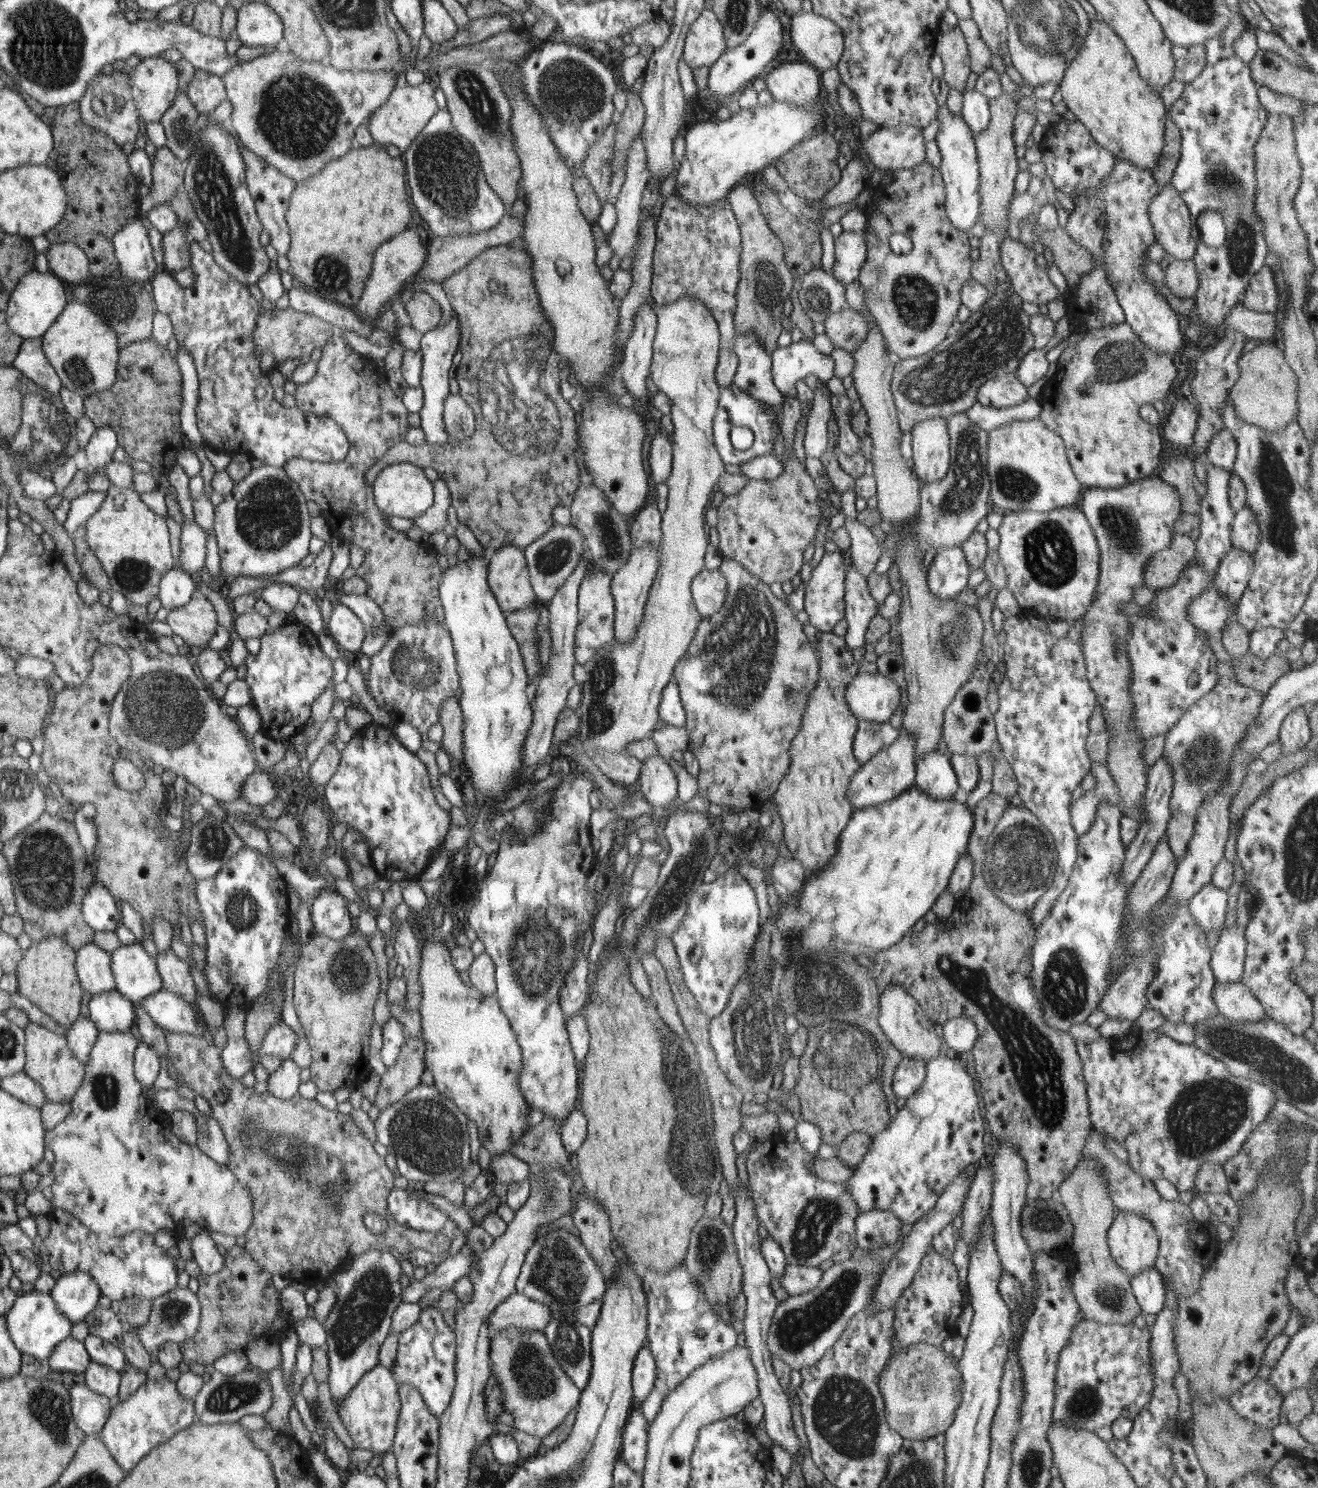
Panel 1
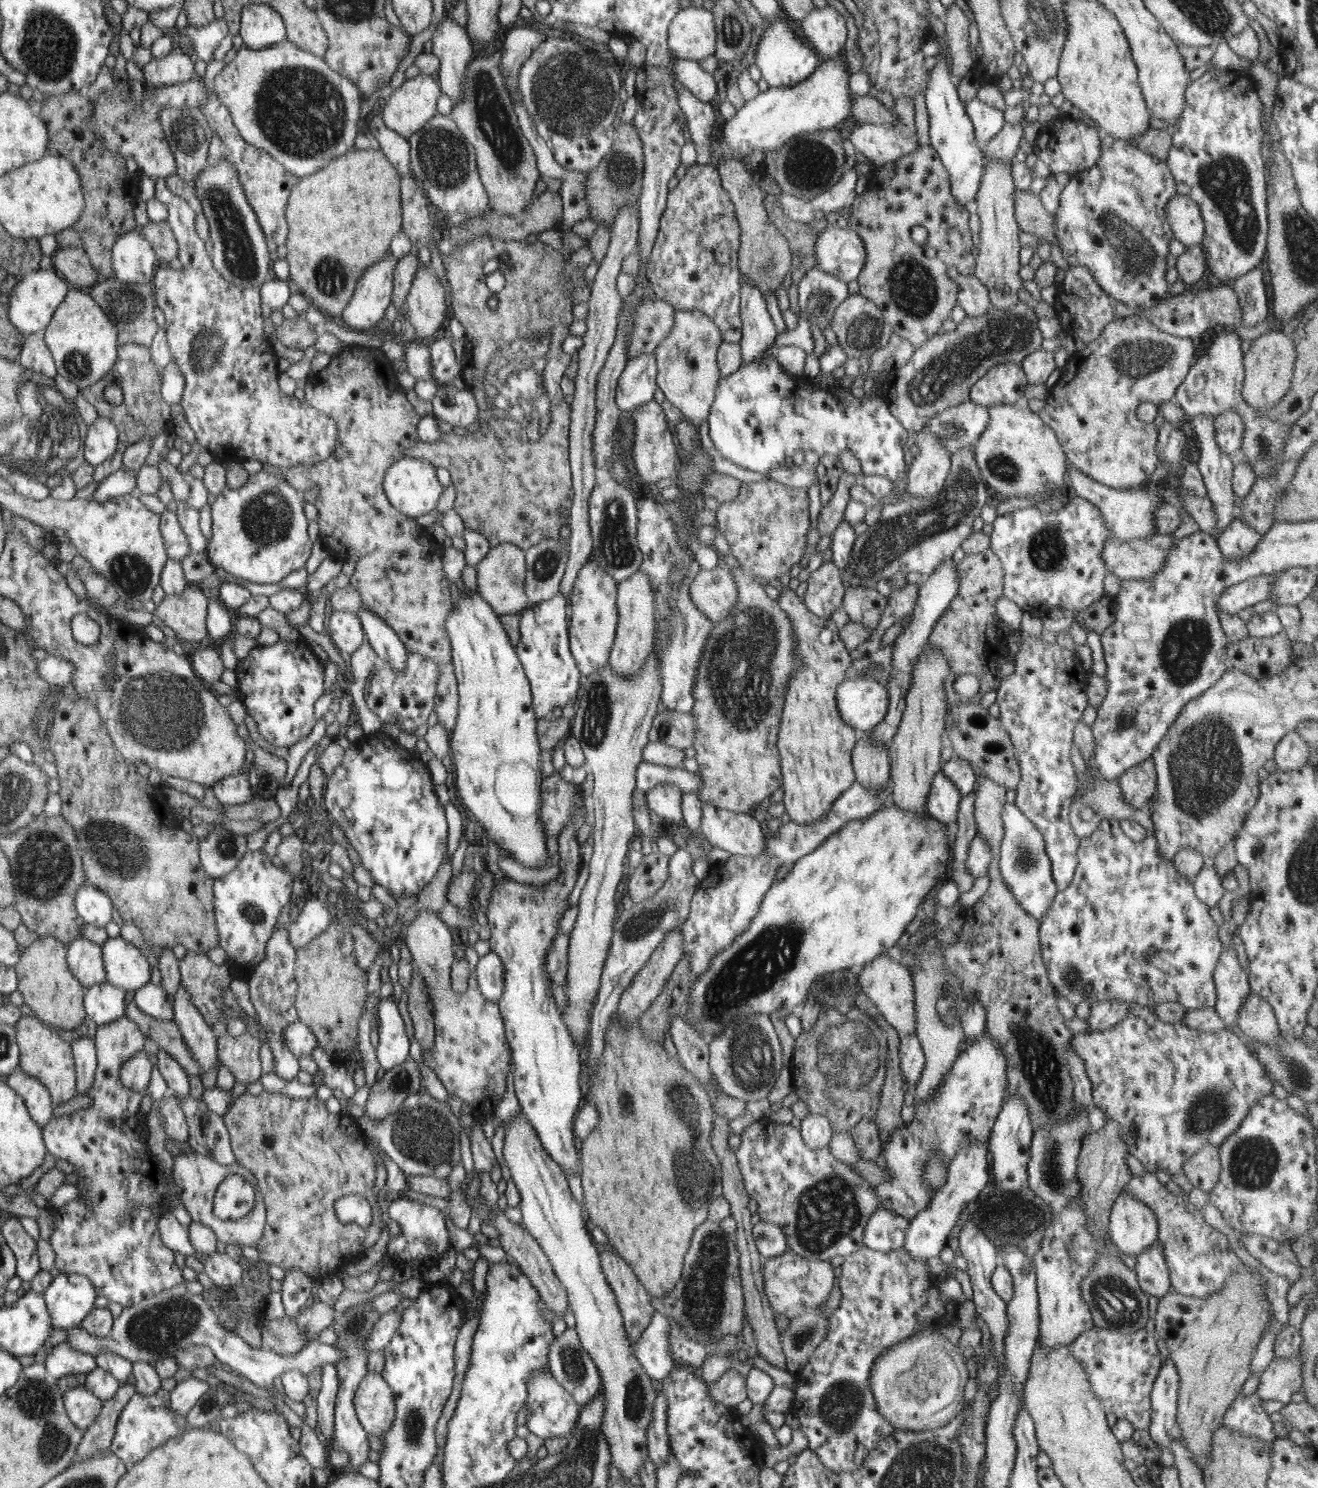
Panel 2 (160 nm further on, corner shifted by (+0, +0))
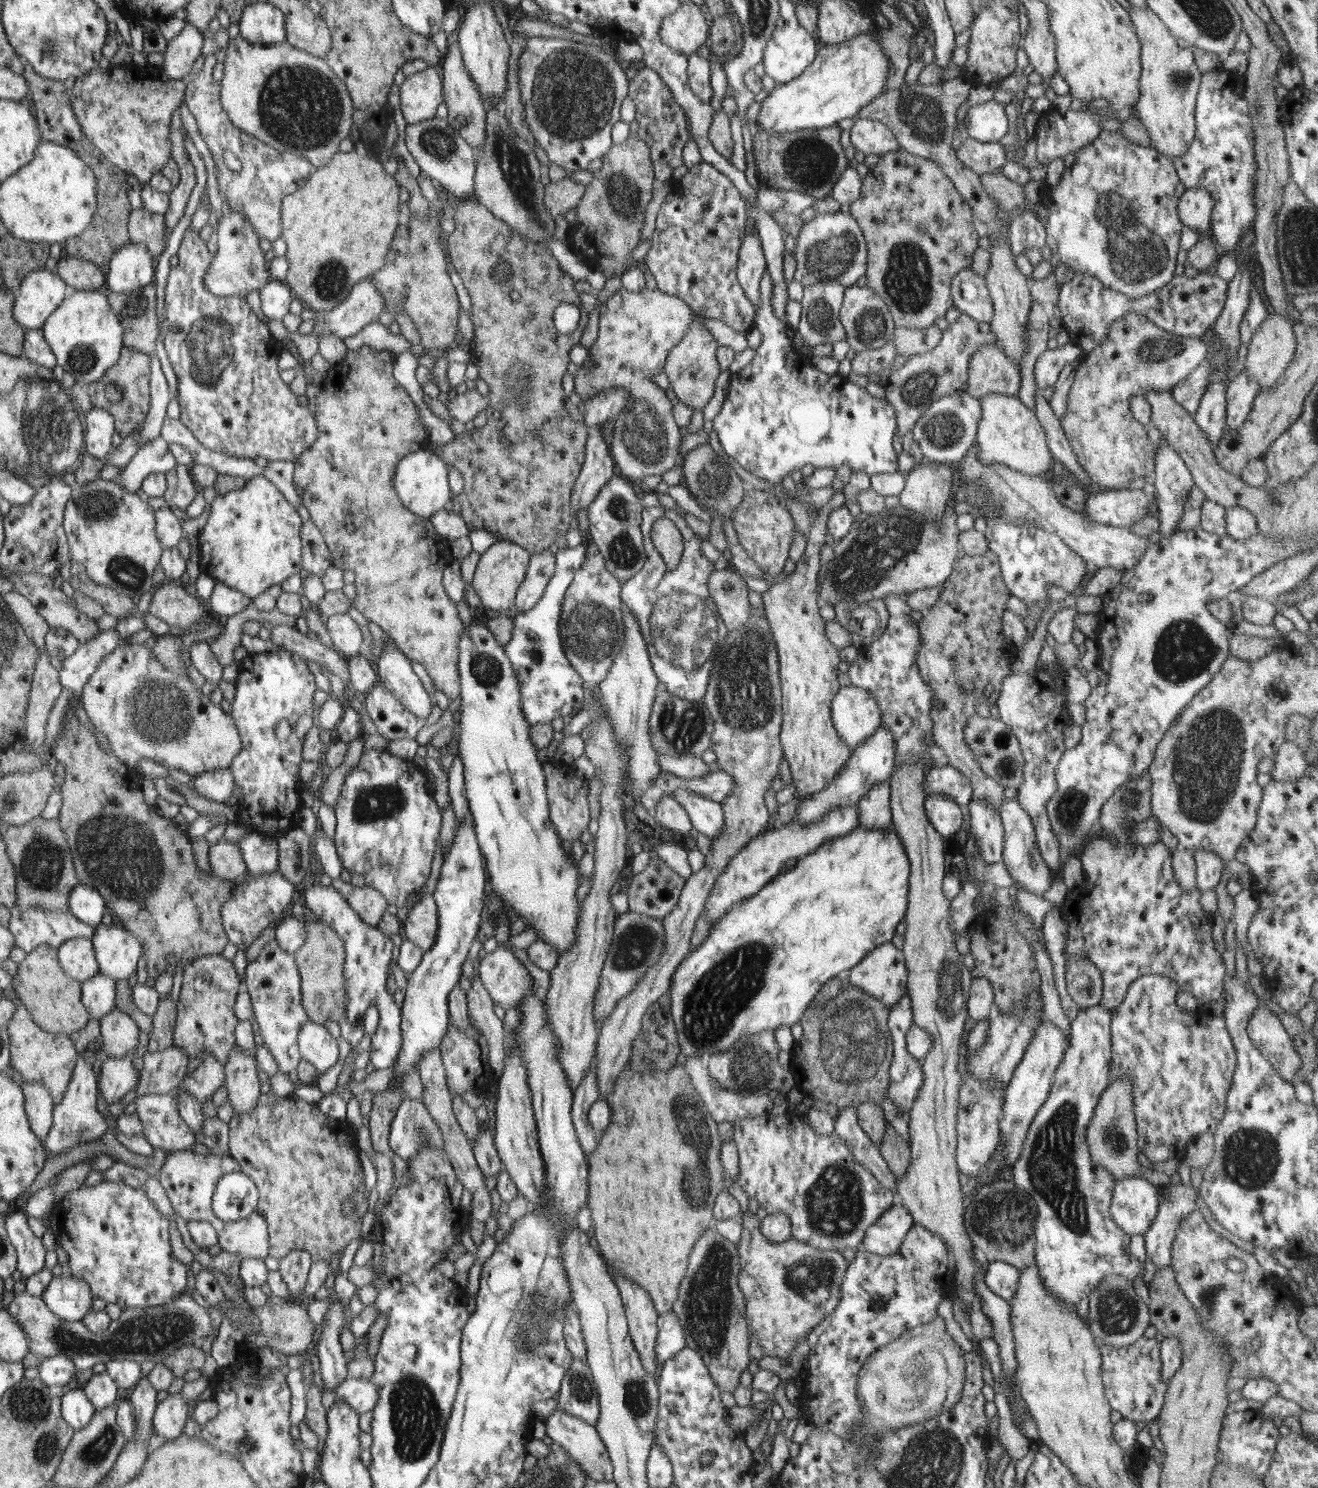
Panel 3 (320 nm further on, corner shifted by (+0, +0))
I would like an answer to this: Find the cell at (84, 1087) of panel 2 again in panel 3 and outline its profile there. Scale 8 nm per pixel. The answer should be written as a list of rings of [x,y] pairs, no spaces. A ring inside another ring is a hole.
[[[84,1052],[80,1053],[74,1072],[74,1078],[64,1093],[63,1099],[53,1108],[53,1126],[45,1138],[45,1146],[47,1146],[48,1154],[60,1154],[76,1144],[84,1143],[98,1139],[101,1135],[110,1131],[107,1120],[98,1111],[96,1102],[98,1098],[96,1093],[99,1088],[99,1081],[96,1080],[96,1072],[92,1069],[92,1065],[84,1059]]]

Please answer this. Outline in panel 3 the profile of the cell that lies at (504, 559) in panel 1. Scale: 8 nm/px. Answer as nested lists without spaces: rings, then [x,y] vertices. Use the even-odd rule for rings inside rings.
[[[498,540],[481,554],[471,584],[480,597],[483,608],[502,613],[510,613],[513,610],[516,593],[526,578],[528,560],[530,560],[530,551],[527,548],[504,540]]]

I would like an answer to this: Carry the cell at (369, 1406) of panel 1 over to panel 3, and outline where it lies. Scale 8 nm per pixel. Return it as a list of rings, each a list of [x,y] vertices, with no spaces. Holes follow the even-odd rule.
[[[349,1377],[340,1382],[340,1386],[336,1388],[336,1398],[342,1399],[342,1401],[347,1402],[356,1412],[374,1412],[375,1404],[379,1403],[380,1400],[380,1390],[376,1389],[371,1380],[362,1380]]]

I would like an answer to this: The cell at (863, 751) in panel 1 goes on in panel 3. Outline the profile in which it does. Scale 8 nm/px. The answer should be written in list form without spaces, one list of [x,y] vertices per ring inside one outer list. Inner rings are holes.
[[[889,781],[871,786],[856,804],[858,808],[857,821],[859,826],[877,827],[878,830],[887,828],[893,824],[891,815],[891,784]]]

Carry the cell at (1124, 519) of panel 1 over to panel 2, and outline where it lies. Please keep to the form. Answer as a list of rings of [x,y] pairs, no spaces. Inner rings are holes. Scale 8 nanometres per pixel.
[[[1068,460],[1066,476],[1070,494],[1084,498],[1100,509],[1107,527],[1111,530],[1109,537],[1119,541],[1131,541],[1155,534],[1155,512],[1164,503],[1163,488],[1160,485],[1149,485],[1146,490],[1139,487],[1121,490],[1109,488],[1096,482],[1081,470],[1075,469]]]

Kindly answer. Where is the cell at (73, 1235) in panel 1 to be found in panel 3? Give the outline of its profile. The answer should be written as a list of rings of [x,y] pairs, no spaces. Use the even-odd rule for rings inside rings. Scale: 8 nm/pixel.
[[[106,1180],[95,1186],[82,1184],[63,1196],[55,1208],[54,1216],[53,1231],[58,1244],[68,1254],[71,1276],[87,1280],[98,1300],[117,1304],[124,1312],[130,1308],[164,1306],[186,1290],[188,1272],[186,1266],[172,1256],[168,1218],[152,1204],[152,1200],[146,1196],[146,1190],[140,1186],[132,1187],[123,1182]]]

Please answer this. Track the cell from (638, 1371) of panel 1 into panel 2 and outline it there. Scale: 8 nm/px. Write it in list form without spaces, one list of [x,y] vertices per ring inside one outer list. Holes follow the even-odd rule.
[[[654,1312],[650,1320],[649,1328],[642,1333],[638,1343],[631,1344],[632,1352],[640,1366],[644,1368],[644,1374],[650,1376],[657,1385],[660,1384],[673,1369],[672,1352],[670,1352],[670,1340],[668,1340],[668,1317]]]

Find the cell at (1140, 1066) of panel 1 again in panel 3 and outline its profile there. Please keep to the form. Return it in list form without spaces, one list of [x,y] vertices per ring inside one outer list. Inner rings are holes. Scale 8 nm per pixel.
[[[1142,976],[1130,984],[1124,1000],[1111,1009],[1111,1082],[1120,1077],[1135,1080],[1133,1099],[1138,1148],[1154,1165],[1155,1162],[1184,1156],[1187,1146],[1200,1135],[1215,1132],[1226,1114],[1226,1095],[1237,1065],[1236,1049],[1225,1021],[1210,1016],[1210,1024],[1206,1024],[1196,1011],[1185,1011],[1176,1004],[1178,990],[1178,986],[1166,977]]]

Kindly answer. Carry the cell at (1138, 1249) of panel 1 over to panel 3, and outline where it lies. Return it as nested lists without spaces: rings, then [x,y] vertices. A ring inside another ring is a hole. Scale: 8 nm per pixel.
[[[1139,1175],[1115,1181],[1110,1205],[1115,1223],[1130,1236],[1146,1233],[1158,1212],[1160,1191]]]

